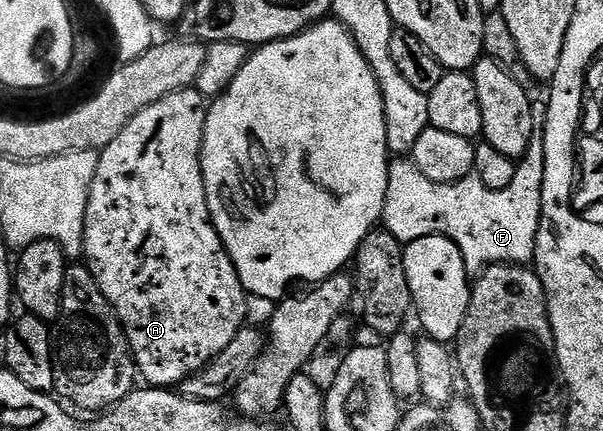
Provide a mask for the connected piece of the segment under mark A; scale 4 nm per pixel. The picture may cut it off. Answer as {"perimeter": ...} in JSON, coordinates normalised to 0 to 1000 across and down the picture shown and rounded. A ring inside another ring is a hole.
{"perimeter":[[[312,206],[277,220],[267,234],[247,244],[239,258],[231,258],[201,299],[192,323],[171,343],[164,360],[161,401],[154,411],[154,429],[144,469],[144,501],[141,503],[141,559],[138,587],[143,617],[151,622],[151,633],[163,673],[169,675],[177,701],[184,705],[204,770],[211,775],[211,798],[217,803],[217,824],[224,833],[224,847],[232,872],[245,879],[249,896],[257,903],[284,903],[292,893],[302,893],[317,870],[327,868],[330,854],[342,852],[350,835],[370,817],[373,800],[393,782],[393,773],[406,756],[410,735],[410,687],[403,657],[396,650],[393,624],[360,541],[360,531],[350,520],[350,497],[343,473],[340,448],[340,420],[337,418],[337,385],[330,371],[337,362],[337,302],[343,278],[345,241],[337,239],[340,220],[335,209]]]}

